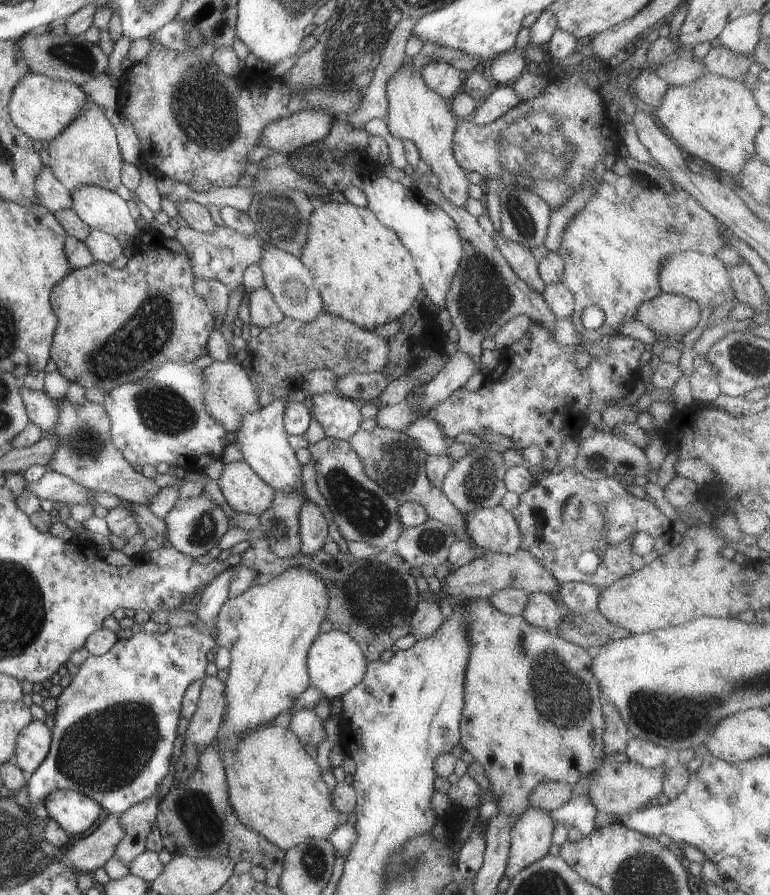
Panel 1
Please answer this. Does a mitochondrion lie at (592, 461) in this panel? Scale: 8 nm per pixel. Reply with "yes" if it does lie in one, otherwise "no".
yes

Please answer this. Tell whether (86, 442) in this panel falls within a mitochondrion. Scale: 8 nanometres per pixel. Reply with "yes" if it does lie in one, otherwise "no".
yes

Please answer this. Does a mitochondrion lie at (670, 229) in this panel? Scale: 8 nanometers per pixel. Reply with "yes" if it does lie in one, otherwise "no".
yes

